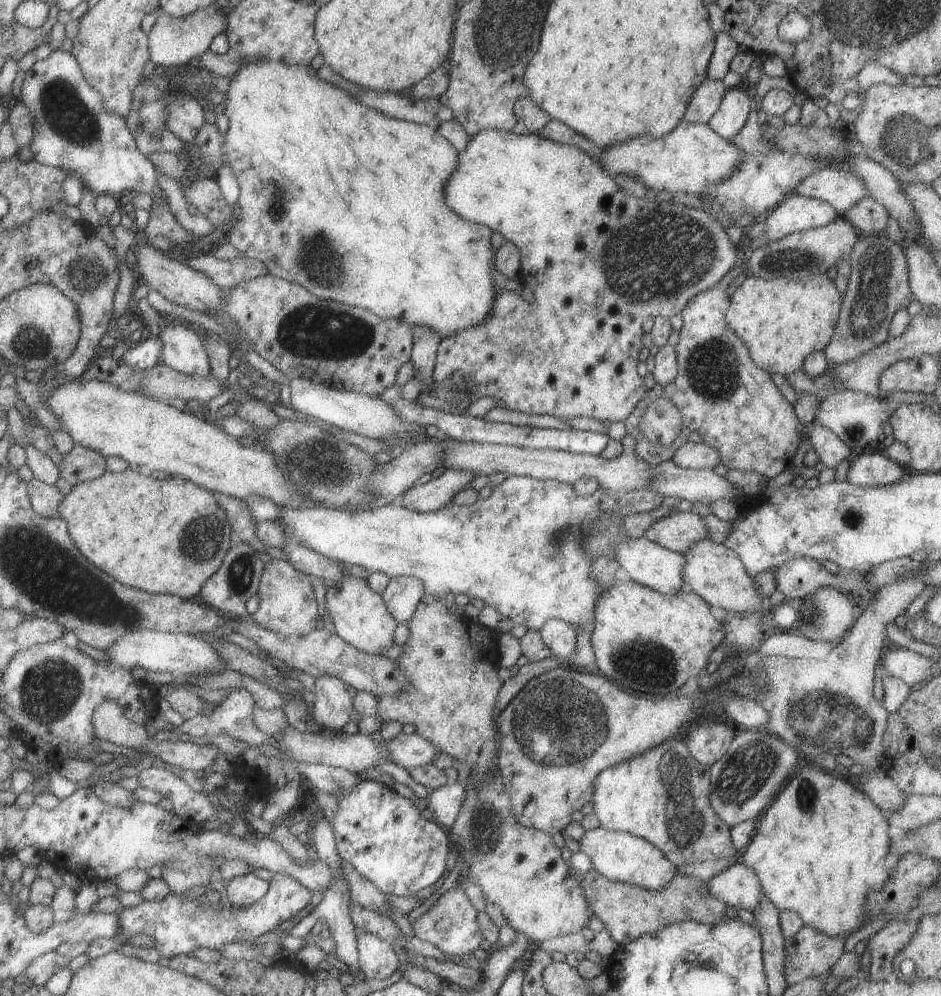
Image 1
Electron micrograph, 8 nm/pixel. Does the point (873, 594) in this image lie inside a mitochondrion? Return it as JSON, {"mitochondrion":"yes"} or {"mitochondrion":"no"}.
{"mitochondrion":"no"}

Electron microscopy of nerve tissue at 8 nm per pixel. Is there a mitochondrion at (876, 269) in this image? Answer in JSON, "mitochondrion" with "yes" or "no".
{"mitochondrion":"yes"}

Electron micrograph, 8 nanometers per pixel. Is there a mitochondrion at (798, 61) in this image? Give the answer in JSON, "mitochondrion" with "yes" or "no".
{"mitochondrion":"no"}

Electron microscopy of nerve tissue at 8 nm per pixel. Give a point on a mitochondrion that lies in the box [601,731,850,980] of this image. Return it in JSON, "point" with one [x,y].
{"point":[687,819]}

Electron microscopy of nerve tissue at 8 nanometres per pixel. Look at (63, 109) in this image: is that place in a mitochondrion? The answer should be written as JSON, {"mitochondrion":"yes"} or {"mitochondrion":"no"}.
{"mitochondrion":"yes"}

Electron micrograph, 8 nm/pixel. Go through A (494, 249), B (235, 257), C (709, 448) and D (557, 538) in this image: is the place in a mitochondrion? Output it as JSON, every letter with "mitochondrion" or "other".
{"A":"other","B":"other","C":"other","D":"mitochondrion"}

